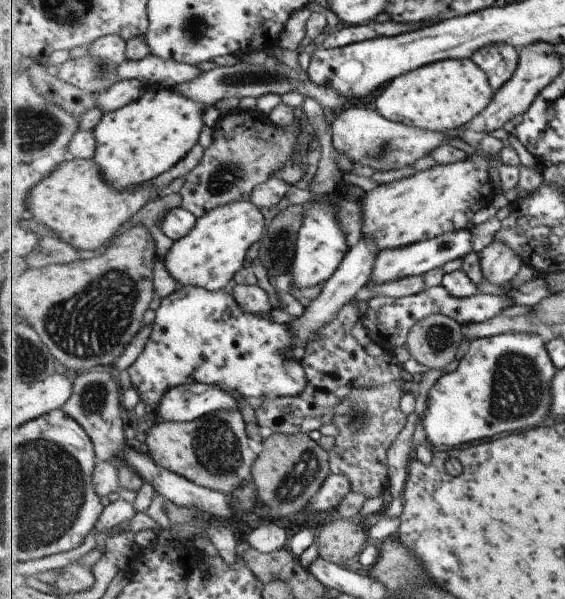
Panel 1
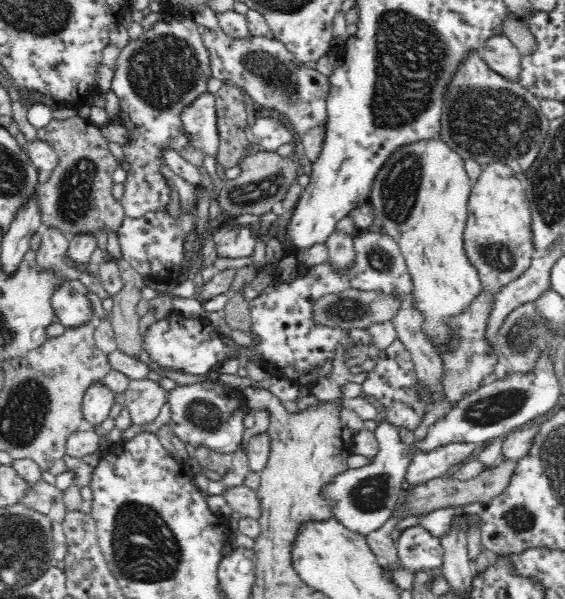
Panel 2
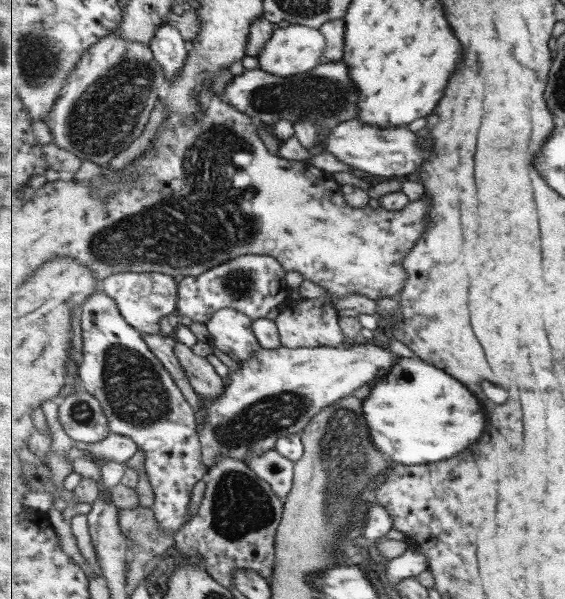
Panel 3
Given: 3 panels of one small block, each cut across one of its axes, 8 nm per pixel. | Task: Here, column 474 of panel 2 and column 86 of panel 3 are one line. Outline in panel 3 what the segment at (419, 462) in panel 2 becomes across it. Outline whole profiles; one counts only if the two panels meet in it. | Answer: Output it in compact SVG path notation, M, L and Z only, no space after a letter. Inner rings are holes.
M113 432L101 442L87 444L75 441L74 445L79 450L87 449L97 458L105 461L116 460L123 464L140 451L139 445L131 437Z

